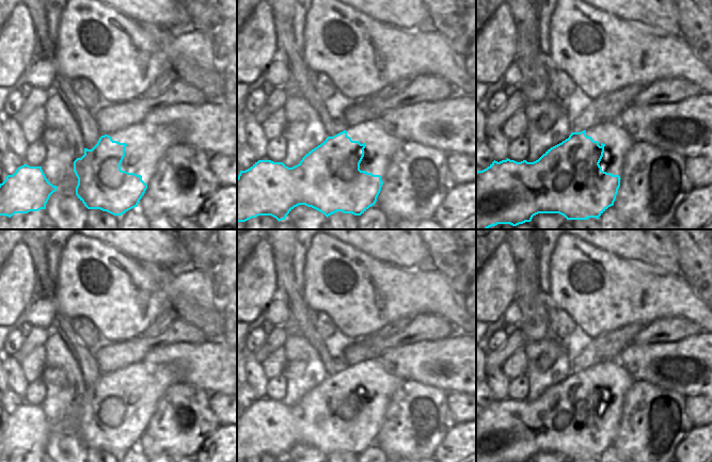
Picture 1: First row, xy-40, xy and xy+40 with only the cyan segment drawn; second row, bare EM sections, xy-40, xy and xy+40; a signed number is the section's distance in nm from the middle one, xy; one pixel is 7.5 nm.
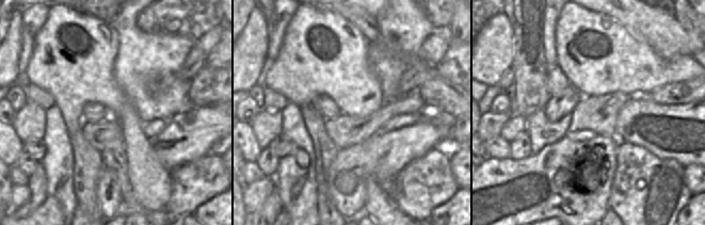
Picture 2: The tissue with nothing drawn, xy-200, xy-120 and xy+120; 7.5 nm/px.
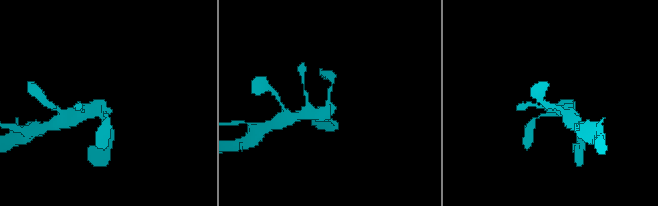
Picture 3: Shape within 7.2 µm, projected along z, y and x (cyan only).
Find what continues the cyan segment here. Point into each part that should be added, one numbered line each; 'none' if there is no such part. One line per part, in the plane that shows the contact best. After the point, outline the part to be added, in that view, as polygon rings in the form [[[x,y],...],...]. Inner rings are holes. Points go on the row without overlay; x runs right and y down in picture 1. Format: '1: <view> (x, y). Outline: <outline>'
1: xy (381, 384). Outline: [[[366,361],[345,369],[352,380],[366,383],[360,409],[380,414],[383,420],[392,396],[406,380],[391,373],[380,361]]]

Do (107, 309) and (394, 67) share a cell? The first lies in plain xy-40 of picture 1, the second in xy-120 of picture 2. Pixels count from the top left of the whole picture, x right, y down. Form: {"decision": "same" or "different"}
{"decision": "different"}

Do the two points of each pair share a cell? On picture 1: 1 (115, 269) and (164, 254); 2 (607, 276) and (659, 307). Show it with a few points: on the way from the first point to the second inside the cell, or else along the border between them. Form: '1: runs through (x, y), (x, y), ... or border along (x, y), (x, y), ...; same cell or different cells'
1: border along (116, 250), (140, 264); different cells
2: runs through (620, 289), (642, 306), (646, 306); same cell

